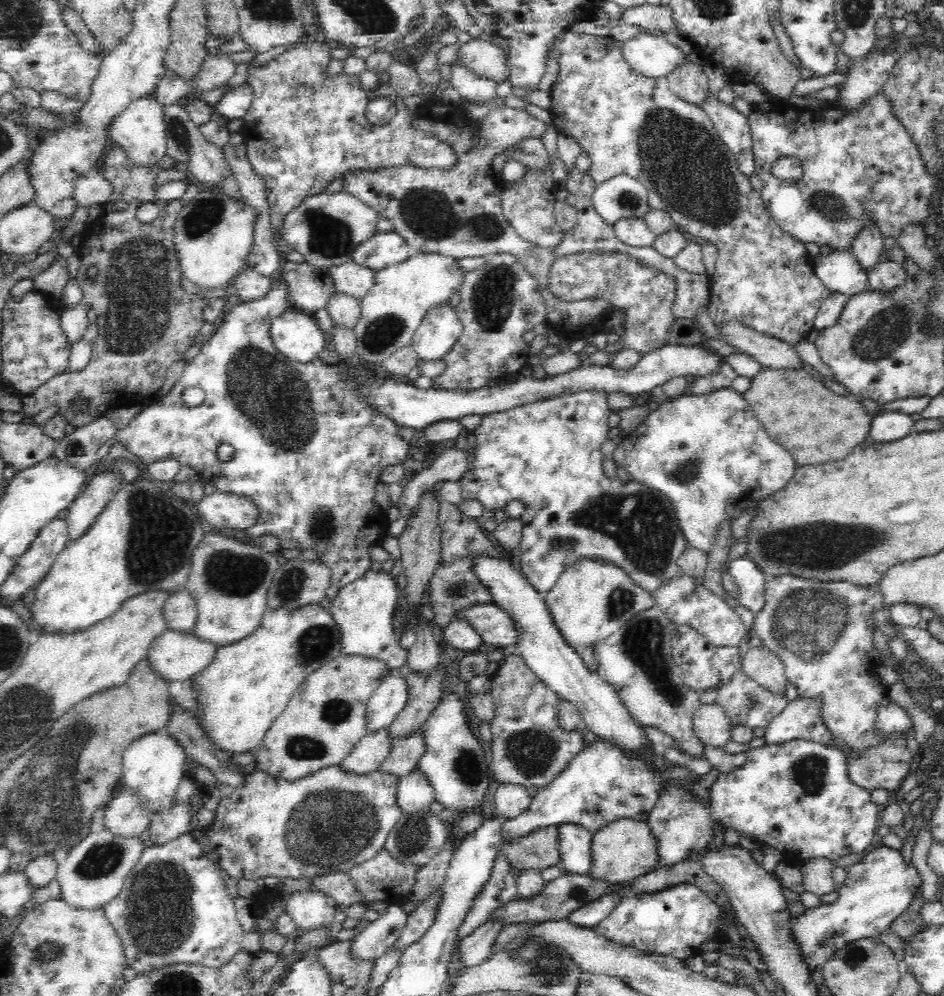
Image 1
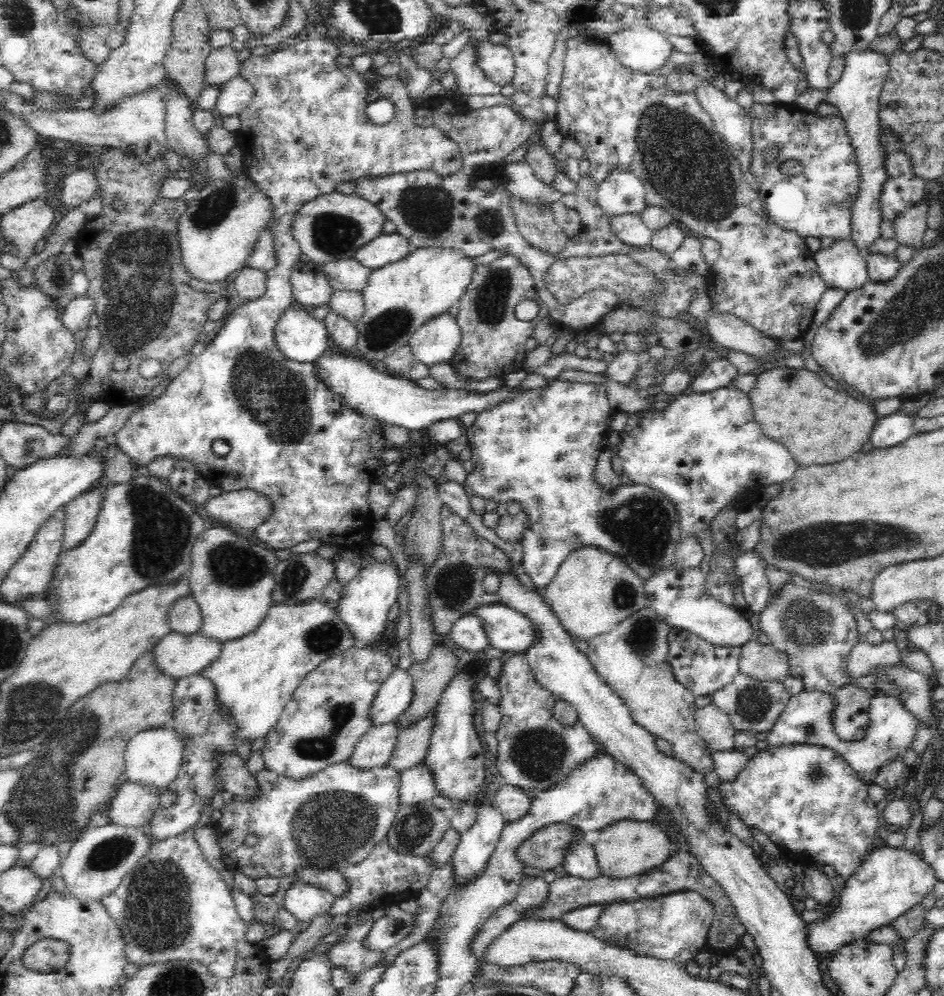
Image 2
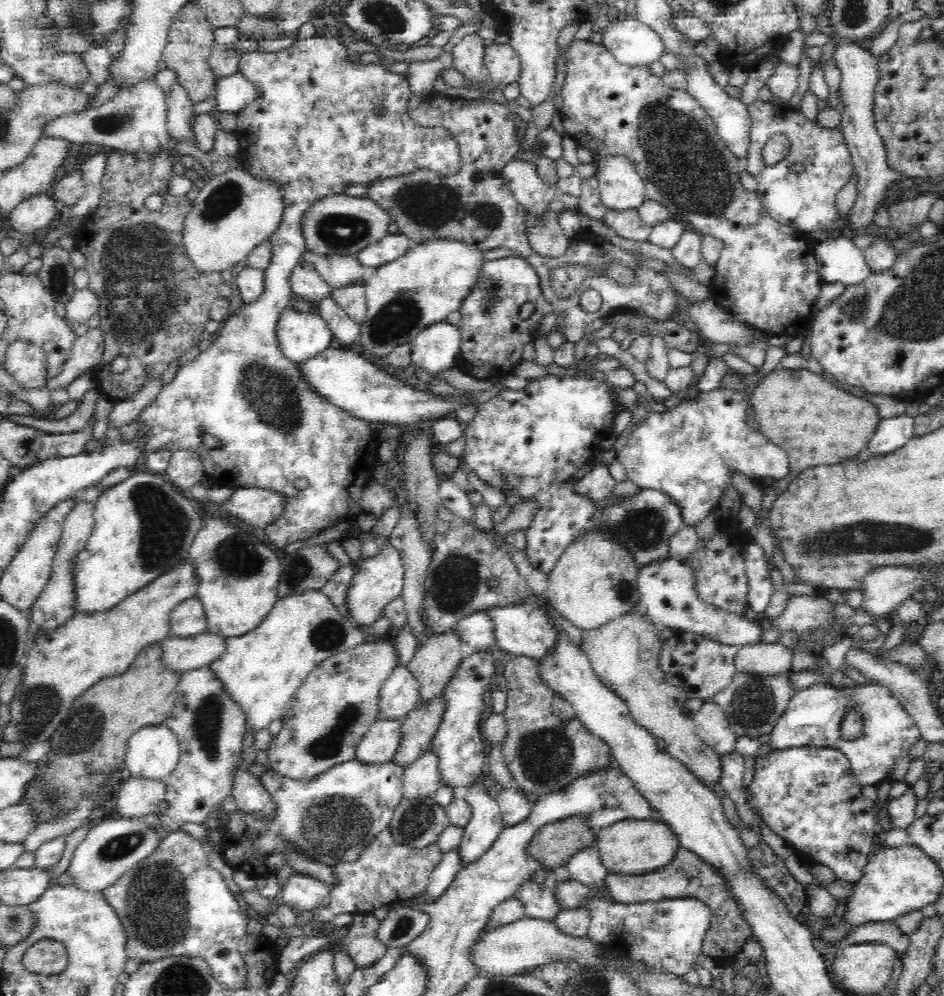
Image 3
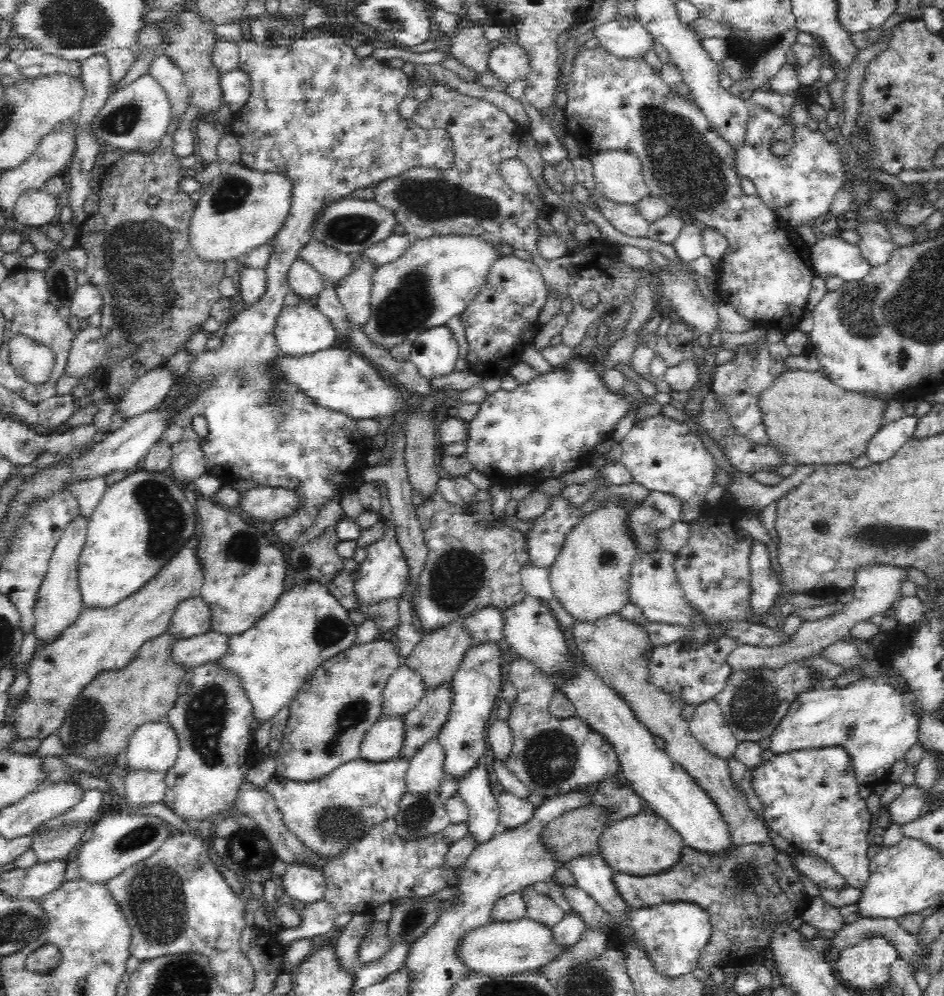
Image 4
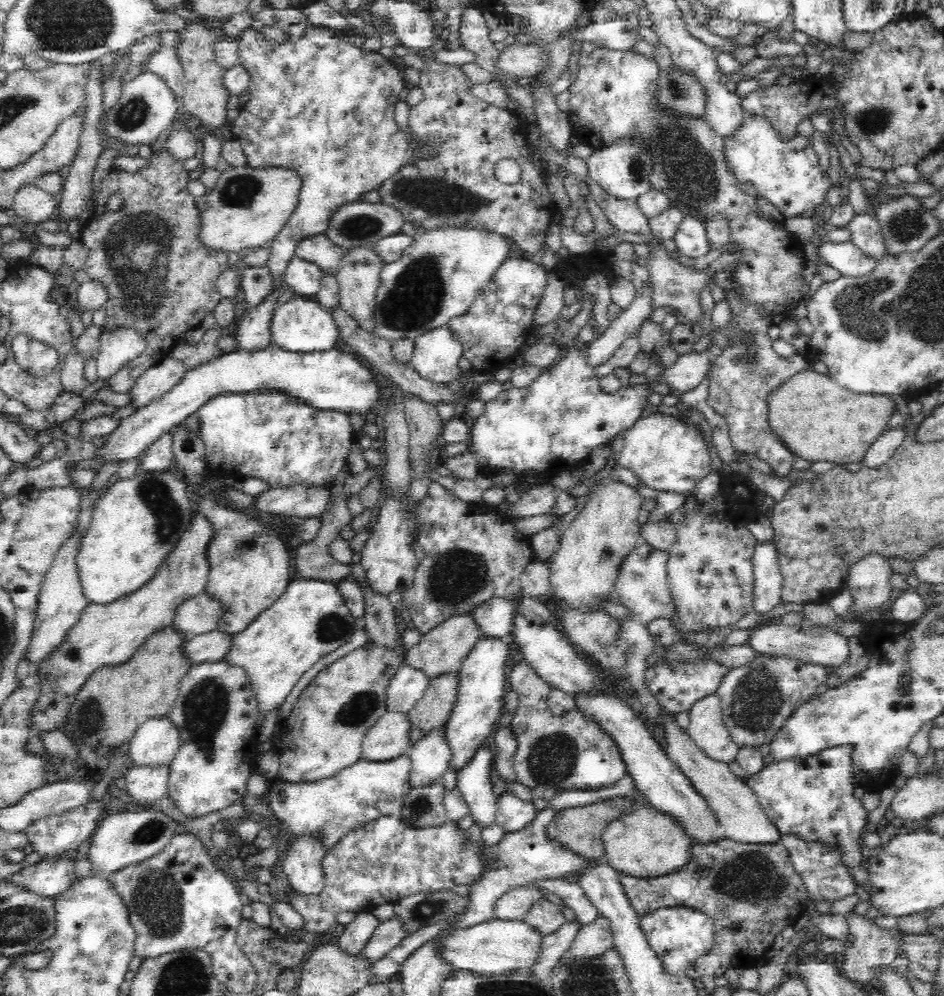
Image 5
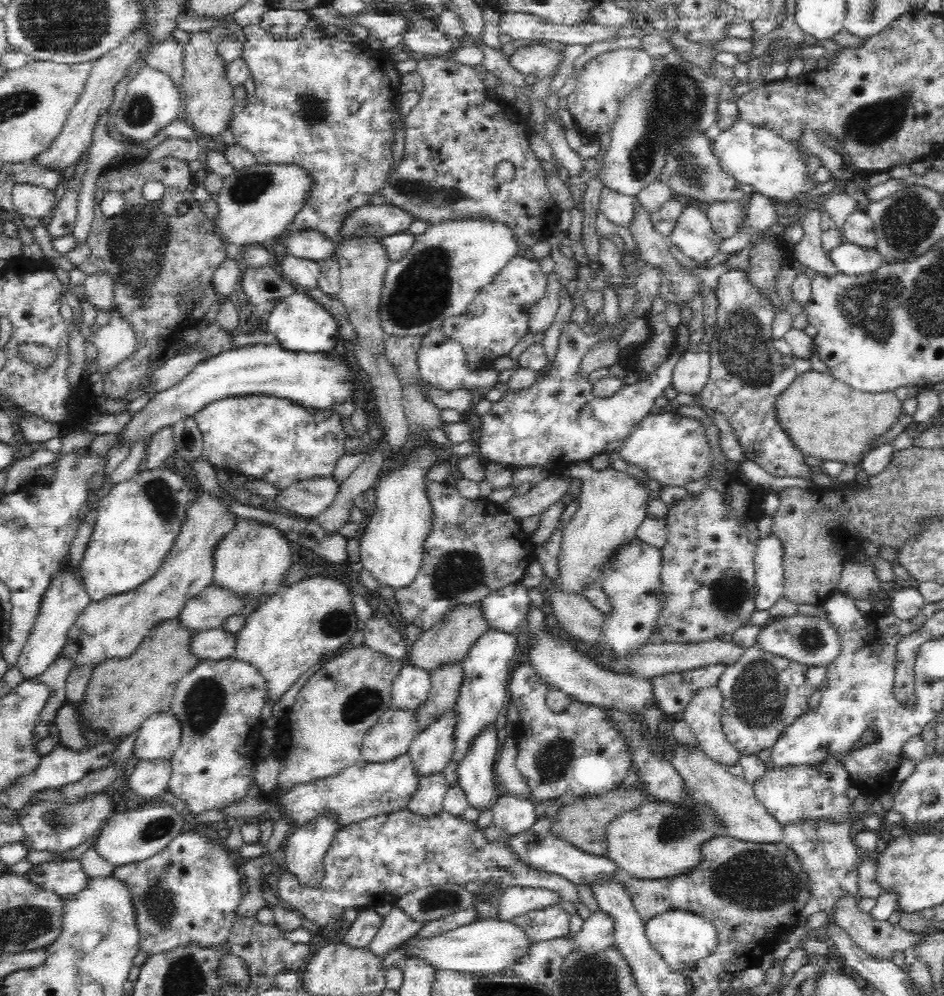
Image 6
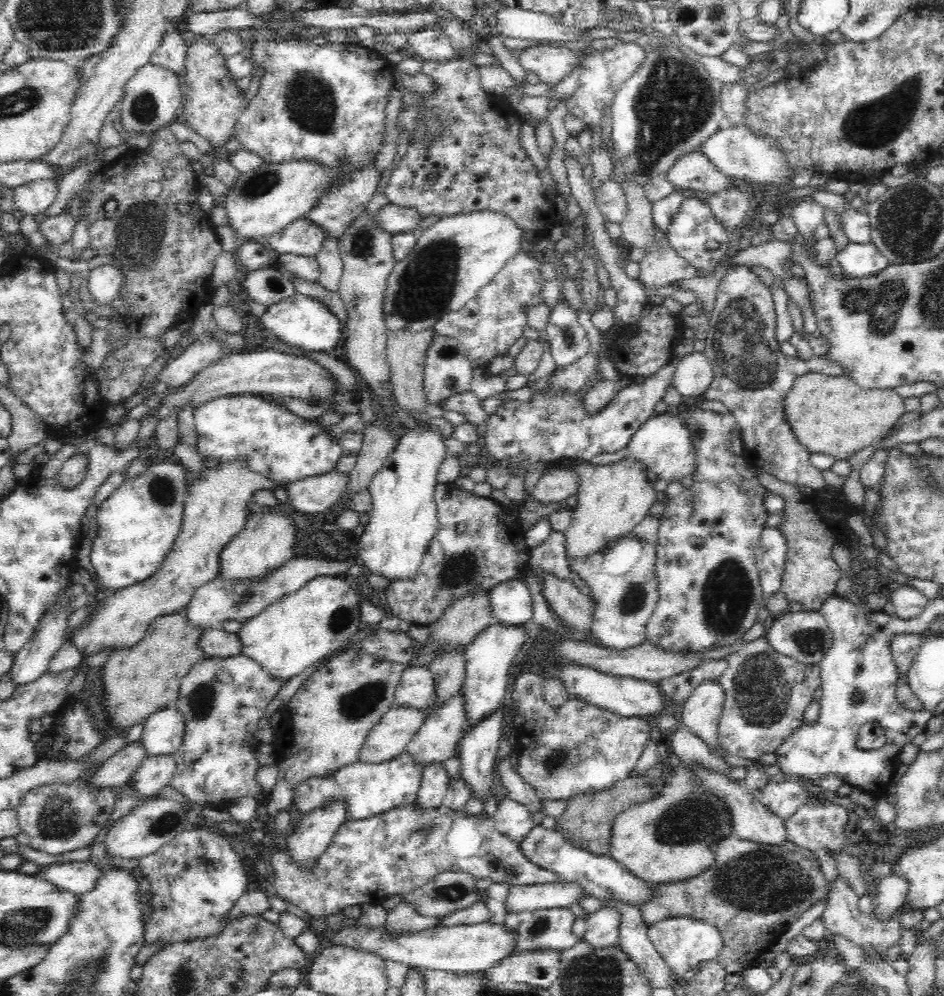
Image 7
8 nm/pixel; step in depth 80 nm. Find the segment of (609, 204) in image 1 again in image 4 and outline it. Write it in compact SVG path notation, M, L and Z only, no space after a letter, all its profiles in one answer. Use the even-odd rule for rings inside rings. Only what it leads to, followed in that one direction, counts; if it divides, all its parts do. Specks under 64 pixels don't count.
M612 150L606 152L596 152L588 155L588 160L592 162L592 170L596 187L602 191L602 195L607 199L620 204L637 204L642 197L649 195L649 188L642 176L642 160L634 152L623 150Z

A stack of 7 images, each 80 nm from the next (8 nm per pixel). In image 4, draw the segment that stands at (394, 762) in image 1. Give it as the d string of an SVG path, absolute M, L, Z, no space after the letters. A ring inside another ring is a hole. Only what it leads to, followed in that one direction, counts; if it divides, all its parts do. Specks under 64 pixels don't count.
M450 681L425 690L418 704L403 715L404 746L398 756L409 759L424 741L438 737L450 712L453 696Z

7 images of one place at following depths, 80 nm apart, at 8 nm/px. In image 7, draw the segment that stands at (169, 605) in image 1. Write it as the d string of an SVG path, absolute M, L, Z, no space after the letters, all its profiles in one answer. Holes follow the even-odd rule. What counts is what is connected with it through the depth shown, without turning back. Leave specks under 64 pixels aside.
M352 554L347 561L338 561L336 558L318 560L293 556L290 560L253 579L246 579L246 577L232 579L232 577L218 576L206 581L206 584L195 590L194 596L184 608L184 613L192 625L205 630L220 629L221 624L225 621L236 620L240 623L246 623L248 620L254 619L254 616L258 616L260 612L266 611L270 604L278 602L284 596L294 594L314 577L338 577L342 572L347 572L352 565L354 565Z

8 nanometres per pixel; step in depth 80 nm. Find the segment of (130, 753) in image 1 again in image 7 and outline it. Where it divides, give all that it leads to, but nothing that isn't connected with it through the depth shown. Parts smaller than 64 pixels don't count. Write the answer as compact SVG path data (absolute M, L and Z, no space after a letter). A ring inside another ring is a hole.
M174 703L147 716L141 739L148 755L172 755L182 746L186 719Z

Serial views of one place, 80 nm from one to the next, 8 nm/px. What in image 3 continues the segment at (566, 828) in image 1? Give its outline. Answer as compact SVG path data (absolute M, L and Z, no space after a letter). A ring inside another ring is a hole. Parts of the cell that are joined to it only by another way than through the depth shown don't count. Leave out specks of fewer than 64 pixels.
M590 848L578 852L565 865L570 872L570 879L576 880L582 887L597 892L598 897L608 905L618 904L609 896L604 894L605 879L609 876L608 870L599 858L599 851Z

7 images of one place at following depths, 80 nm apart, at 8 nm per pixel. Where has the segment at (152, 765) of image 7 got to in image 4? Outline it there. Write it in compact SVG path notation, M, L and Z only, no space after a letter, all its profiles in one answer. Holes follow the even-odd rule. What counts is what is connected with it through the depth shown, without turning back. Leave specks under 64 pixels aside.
M132 770L125 775L125 799L131 808L156 804L165 797L167 771Z

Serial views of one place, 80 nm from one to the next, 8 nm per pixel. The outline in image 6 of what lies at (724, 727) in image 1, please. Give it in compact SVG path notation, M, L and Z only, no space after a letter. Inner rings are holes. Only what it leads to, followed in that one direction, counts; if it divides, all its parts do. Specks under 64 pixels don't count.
M710 685L704 688L699 688L698 692L692 697L692 700L686 705L683 710L683 721L688 724L692 734L696 737L702 752L708 759L712 759L722 765L738 764L741 754L735 751L734 748L726 742L724 733L722 732L721 716L723 711L723 696L718 685Z

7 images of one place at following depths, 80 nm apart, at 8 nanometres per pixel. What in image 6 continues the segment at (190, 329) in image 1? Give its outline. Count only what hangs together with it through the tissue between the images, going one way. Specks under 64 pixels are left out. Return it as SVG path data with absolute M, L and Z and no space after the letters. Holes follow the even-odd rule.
M166 156L157 161L130 158L122 164L109 166L99 174L96 181L94 201L95 218L86 243L90 247L88 260L77 268L91 275L96 271L106 271L114 277L114 302L112 309L120 311L134 331L136 350L132 356L108 370L104 378L104 393L108 398L124 398L133 392L146 377L146 371L152 362L162 359L169 348L175 344L174 337L185 329L194 328L204 319L209 308L216 302L216 290L212 287L214 271L218 264L226 258L224 243L215 231L214 222L208 219L201 209L199 202L194 199L194 184L196 180L188 161L172 156ZM158 180L165 186L160 200L148 202L142 196L142 188L148 181ZM110 190L118 190L124 198L122 211L117 216L105 216L100 210L100 202L104 194ZM184 202L189 208L186 214L178 212L179 205Z

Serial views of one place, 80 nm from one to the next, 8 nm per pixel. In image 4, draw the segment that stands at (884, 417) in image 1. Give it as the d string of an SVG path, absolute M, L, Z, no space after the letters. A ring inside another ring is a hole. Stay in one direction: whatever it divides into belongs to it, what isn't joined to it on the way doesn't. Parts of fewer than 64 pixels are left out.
M907 412L901 419L887 422L880 428L866 450L866 458L871 464L888 460L916 431L919 419Z

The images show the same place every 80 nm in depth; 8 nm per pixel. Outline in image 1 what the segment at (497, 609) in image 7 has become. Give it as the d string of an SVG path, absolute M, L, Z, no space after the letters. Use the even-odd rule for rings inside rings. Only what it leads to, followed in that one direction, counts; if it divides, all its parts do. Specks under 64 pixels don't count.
M455 618L443 631L444 640L458 653L478 652L478 648L484 644L482 635L474 629L468 619Z

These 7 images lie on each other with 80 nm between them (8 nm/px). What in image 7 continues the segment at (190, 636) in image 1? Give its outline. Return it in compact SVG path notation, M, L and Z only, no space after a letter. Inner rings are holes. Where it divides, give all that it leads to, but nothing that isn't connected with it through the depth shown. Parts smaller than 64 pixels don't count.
M208 629L200 638L200 649L207 657L231 657L242 653L242 641L237 633L223 629Z

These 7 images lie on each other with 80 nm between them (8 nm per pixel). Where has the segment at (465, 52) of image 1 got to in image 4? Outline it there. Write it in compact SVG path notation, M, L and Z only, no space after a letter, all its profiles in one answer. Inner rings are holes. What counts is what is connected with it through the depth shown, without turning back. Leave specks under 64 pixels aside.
M510 40L492 50L489 70L509 83L525 80L532 72L532 55L520 43Z

